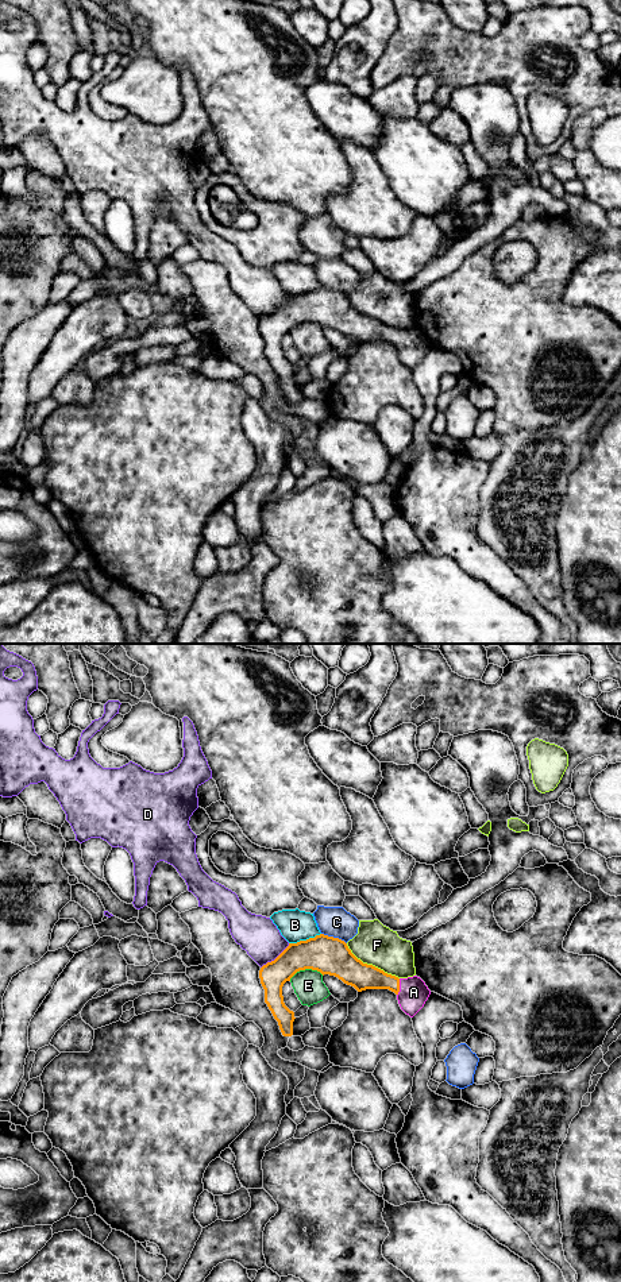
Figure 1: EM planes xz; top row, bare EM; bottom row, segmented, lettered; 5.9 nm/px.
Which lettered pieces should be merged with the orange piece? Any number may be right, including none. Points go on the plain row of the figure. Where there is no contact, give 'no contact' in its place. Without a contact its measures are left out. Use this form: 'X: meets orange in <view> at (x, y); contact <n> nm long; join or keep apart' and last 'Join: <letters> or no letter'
A: meets orange in xz at (398, 339); contact 110 nm long; join
B: meets orange in xz at (304, 293); contact 200 nm long; keep apart
C: meets orange in xz at (332, 289); contact 170 nm long; keep apart
D: meets orange in xz at (276, 311); contact 220 nm long; keep apart
E: meets orange in xz at (305, 320); contact 220 nm long; keep apart
F: meets orange in xz at (371, 317); contact 380 nm long; keep apart
Join: A

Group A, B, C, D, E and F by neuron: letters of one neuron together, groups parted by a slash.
A / B / C / D / E / F

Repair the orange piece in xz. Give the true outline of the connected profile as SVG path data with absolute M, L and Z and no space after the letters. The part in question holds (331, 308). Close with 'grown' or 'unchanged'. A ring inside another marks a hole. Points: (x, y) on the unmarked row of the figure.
M320 286L306 293L289 296L274 313L267 314L259 323L265 355L278 374L284 389L293 387L296 370L284 355L282 339L297 324L305 321L317 323L323 328L335 328L358 344L389 341L397 347L401 362L410 370L424 359L431 347L420 329L398 331L387 327L358 312L344 293Z; grown

